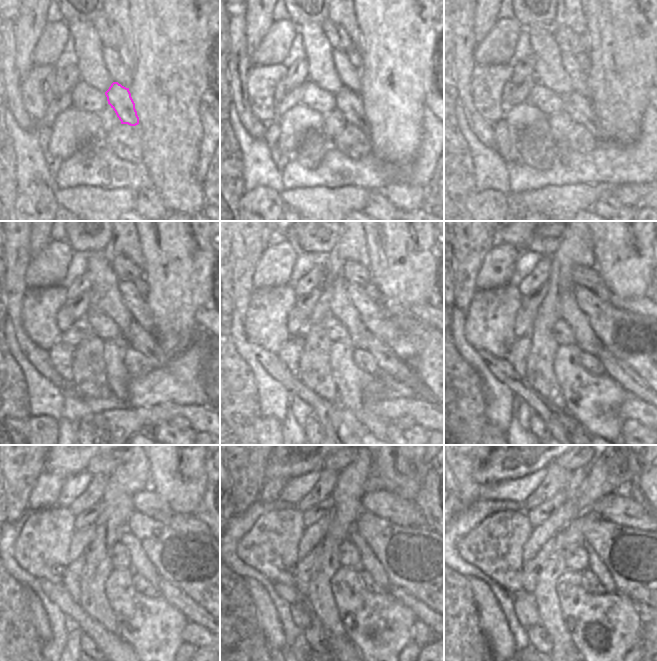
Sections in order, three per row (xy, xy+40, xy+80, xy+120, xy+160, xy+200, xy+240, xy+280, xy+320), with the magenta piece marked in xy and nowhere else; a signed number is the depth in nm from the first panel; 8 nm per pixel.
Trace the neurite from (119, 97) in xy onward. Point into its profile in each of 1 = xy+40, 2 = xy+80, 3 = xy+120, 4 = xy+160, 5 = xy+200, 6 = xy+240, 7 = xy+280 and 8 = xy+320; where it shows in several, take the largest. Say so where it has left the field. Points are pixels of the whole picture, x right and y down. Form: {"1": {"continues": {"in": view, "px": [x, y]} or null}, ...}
{"1": {"continues": {"in": "xy+40", "px": [350, 104]}}, "2": {"continues": {"in": "xy+80", "px": [580, 109]}}, "3": {"continues": {"in": "xy+120", "px": [139, 339]}}, "4": {"continues": {"in": "xy+160", "px": [390, 366]}}, "5": {"continues": {"in": "xy+200", "px": [620, 371]}}, "6": {"continues": {"in": "xy+240", "px": [175, 596]}}, "7": {"continues": {"in": "xy+280", "px": [423, 613]}}, "8": {"continues": {"in": "xy+320", "px": [647, 613]}}}

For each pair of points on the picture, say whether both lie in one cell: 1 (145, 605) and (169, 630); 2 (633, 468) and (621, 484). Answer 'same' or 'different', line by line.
1: same
2: same

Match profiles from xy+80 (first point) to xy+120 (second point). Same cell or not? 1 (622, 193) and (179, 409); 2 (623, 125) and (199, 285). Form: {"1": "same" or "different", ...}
{"1": "different", "2": "same"}

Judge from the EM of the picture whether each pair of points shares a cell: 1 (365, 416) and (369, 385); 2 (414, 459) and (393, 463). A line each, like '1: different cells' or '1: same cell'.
1: same cell
2: same cell

